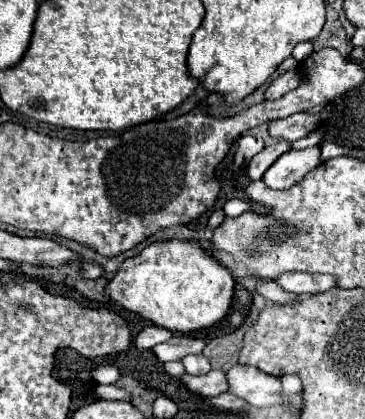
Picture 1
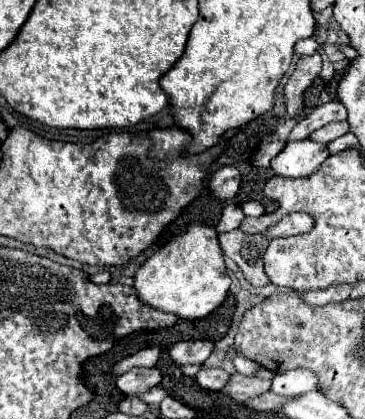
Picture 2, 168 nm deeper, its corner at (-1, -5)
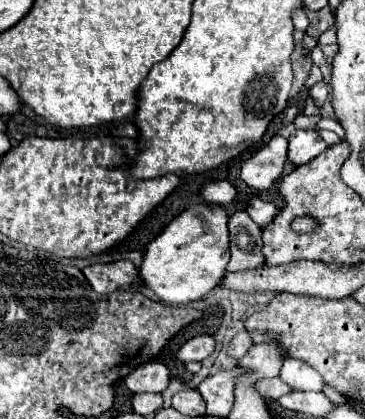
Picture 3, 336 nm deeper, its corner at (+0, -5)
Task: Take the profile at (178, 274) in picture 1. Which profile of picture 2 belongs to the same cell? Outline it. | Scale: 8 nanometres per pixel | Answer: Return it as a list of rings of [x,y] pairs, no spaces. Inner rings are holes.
[[[193,222],[163,244],[135,274],[135,290],[141,302],[189,320],[211,314],[225,300],[231,284],[217,236],[215,226]]]

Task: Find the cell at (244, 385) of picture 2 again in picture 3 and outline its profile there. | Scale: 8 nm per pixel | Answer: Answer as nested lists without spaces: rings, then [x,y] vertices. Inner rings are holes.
[[[262,378],[262,380],[256,380],[254,388],[264,396],[264,398],[280,398],[284,394],[290,392],[290,386],[286,386],[280,378]]]

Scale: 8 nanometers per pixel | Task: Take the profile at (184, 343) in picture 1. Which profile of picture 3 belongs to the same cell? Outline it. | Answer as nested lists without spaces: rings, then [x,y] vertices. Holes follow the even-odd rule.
[[[204,334],[204,336],[194,336],[190,338],[178,352],[176,352],[176,358],[180,362],[192,362],[192,360],[198,360],[202,362],[204,358],[208,358],[210,354],[214,352],[214,338]]]

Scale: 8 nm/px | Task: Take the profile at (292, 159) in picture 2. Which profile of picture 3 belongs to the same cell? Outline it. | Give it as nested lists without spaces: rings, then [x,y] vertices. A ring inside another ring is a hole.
[[[296,130],[290,136],[288,162],[292,162],[294,166],[302,166],[302,164],[314,160],[326,148],[328,148],[326,142],[316,134],[316,130]]]

